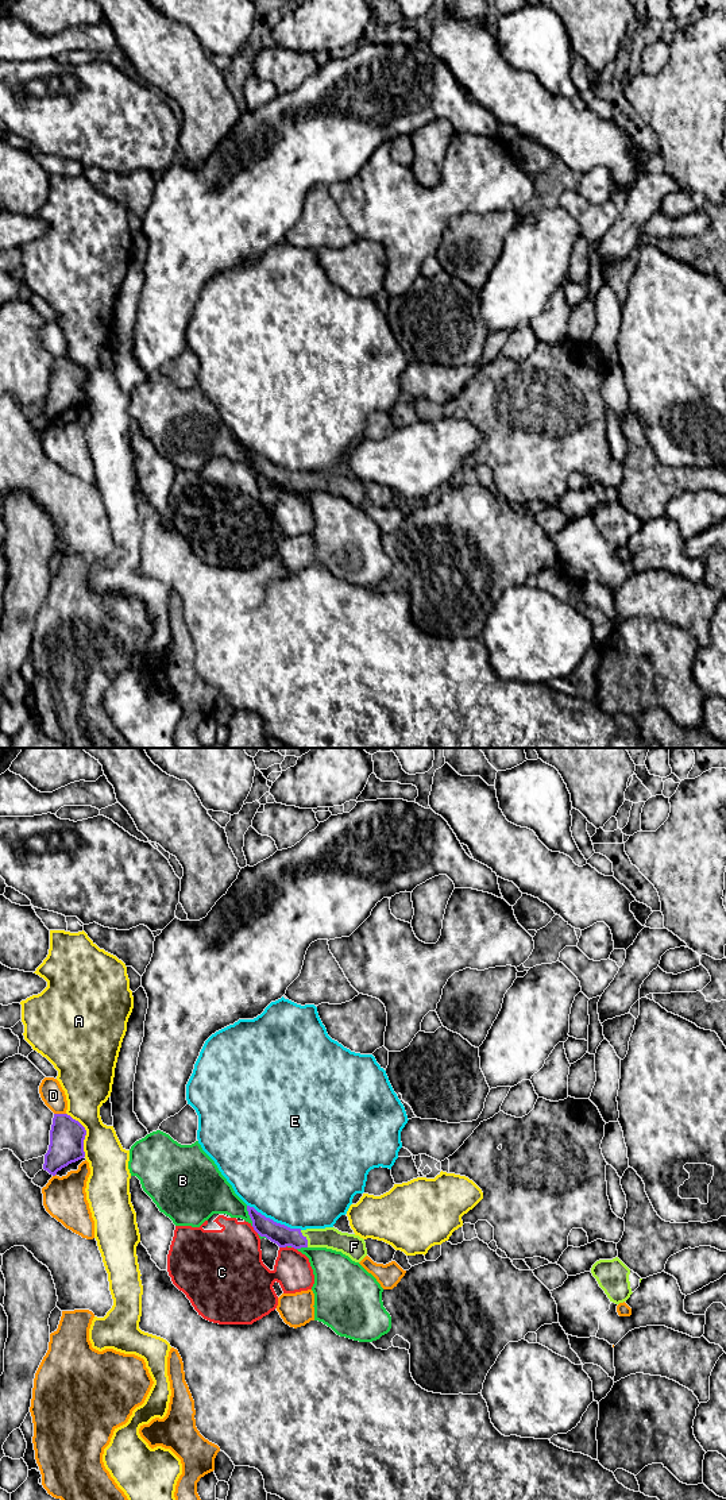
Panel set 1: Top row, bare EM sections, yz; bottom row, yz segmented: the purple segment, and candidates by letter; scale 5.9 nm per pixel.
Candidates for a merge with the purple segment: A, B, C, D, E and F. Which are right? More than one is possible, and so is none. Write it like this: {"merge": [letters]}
{"merge": ["F"]}

